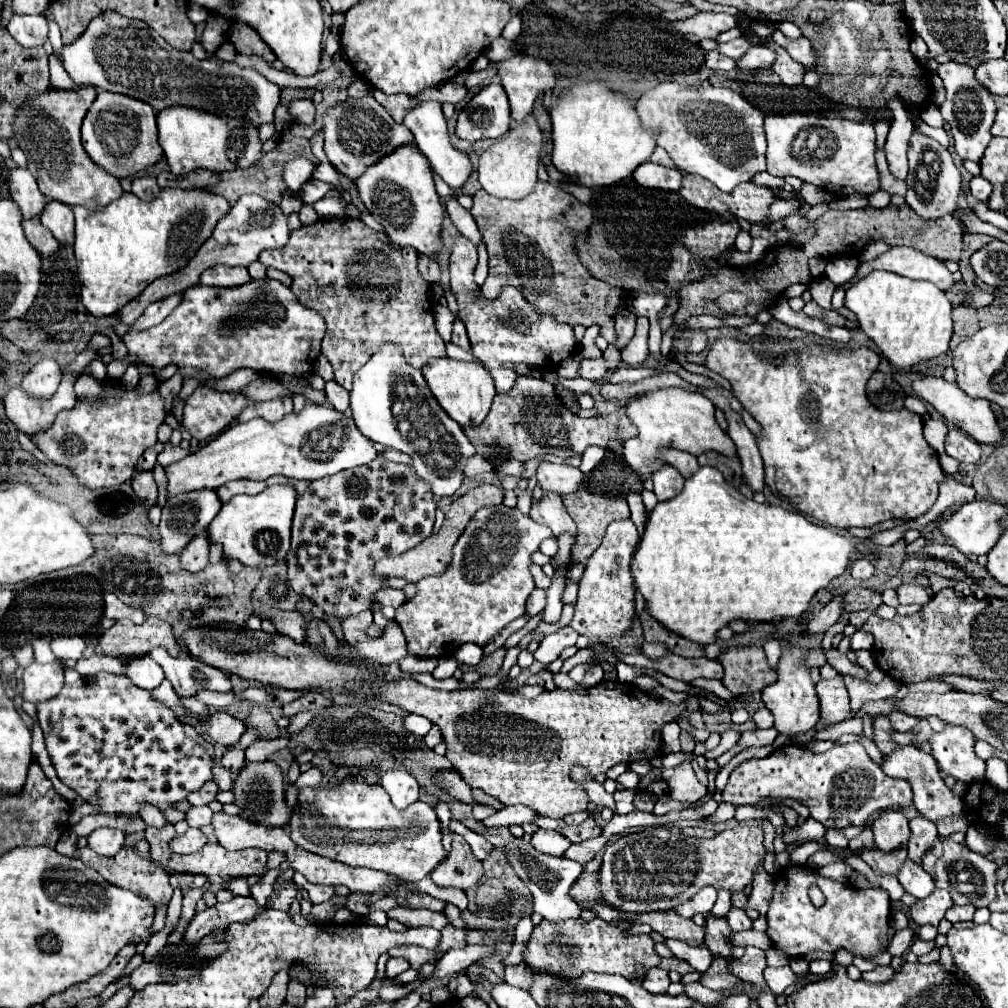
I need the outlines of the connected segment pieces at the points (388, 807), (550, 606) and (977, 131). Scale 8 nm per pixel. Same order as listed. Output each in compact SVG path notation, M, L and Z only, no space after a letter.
M344 780L342 784L328 784L320 790L302 788L298 796L298 806L290 818L290 838L300 848L318 856L326 856L348 866L364 866L372 870L390 872L406 882L422 880L442 860L446 860L446 850L442 848L440 838L440 822L430 804L418 800L410 804L406 810L396 810L380 784L370 786L362 784L362 780Z
M552 576L552 586L546 590L548 592L548 602L544 608L544 622L548 624L556 624L560 620L562 613L562 602L560 602L560 594L564 588L564 580L560 576Z
M950 60L946 64L940 64L936 74L942 78L944 88L946 88L946 102L940 106L940 112L952 128L954 150L962 160L968 158L968 160L978 162L982 158L988 142L992 140L990 126L994 122L994 116L996 116L994 96L988 92L988 88L984 88L978 82L978 78L974 74L974 68L968 66L968 64L960 64L960 62Z

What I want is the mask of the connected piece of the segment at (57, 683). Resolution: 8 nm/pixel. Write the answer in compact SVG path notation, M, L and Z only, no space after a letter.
M52 662L52 664L30 664L24 670L22 676L24 682L24 692L22 698L38 704L38 702L46 702L54 696L58 696L58 692L64 686L64 668L60 662Z

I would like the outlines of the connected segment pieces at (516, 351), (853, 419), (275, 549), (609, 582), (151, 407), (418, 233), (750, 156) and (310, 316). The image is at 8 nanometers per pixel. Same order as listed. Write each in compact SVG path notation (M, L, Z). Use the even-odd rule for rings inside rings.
M460 236L456 240L456 244L452 248L452 256L450 256L450 282L452 282L452 292L460 306L460 320L464 322L464 326L468 330L468 338L470 338L474 356L492 374L496 390L506 394L514 386L516 370L514 368L504 370L500 364L504 364L504 362L528 364L528 366L538 366L540 370L556 368L562 360L566 360L574 354L576 340L574 340L574 332L570 326L558 324L548 314L542 314L542 316L536 314L534 308L530 308L530 304L526 304L524 296L512 286L506 286L496 300L486 300L484 296L474 296L472 290L478 288L472 278L476 262L478 262L476 246L472 246L470 240Z
M720 338L712 344L706 368L732 384L734 396L760 424L756 442L772 494L828 526L872 528L890 518L912 520L926 514L938 498L938 486L946 482L938 452L922 436L922 418L906 408L882 412L866 400L864 386L878 362L878 354L870 348L836 352L826 346L810 346L790 354L782 366L774 366L754 354L750 346L734 338Z
M290 484L268 486L258 496L234 496L222 504L220 512L208 526L210 544L222 546L224 560L238 560L244 566L272 566L286 558L290 550L290 526L296 492ZM268 530L268 532L262 532Z
M616 520L608 526L602 544L596 548L596 552L588 558L584 574L578 582L578 602L574 608L574 618L570 626L586 636L590 642L606 642L616 636L624 636L634 622L634 582L630 576L630 558L640 540L640 534L634 526L634 522L628 520Z
M118 384L120 400L106 396L104 402L78 402L70 412L60 412L54 428L34 436L34 444L54 462L66 466L76 476L78 484L86 488L120 486L134 474L134 466L142 452L156 444L156 430L166 418L164 398L160 392L140 396L136 390L128 392Z
M414 142L402 144L392 154L380 158L358 178L358 194L366 210L382 224L388 240L396 246L412 246L422 256L436 256L444 244L440 240L444 206L434 186L432 170Z
M660 82L636 102L642 128L654 130L662 146L680 170L702 176L722 192L732 192L754 174L766 170L766 135L760 110L730 88L694 88L678 82Z
M252 280L242 288L196 284L184 292L182 302L164 322L146 332L128 332L124 336L128 355L119 363L109 363L107 375L120 380L130 364L146 364L150 368L176 364L182 378L194 378L202 384L226 378L238 368L300 378L314 372L324 328L322 316L298 304L292 290L276 280Z

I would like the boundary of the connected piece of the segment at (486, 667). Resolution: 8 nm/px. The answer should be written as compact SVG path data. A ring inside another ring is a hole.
M502 647L492 653L492 655L484 656L478 667L468 667L468 670L473 671L474 669L479 673L485 675L493 675L503 664L504 657L506 655L506 648Z

